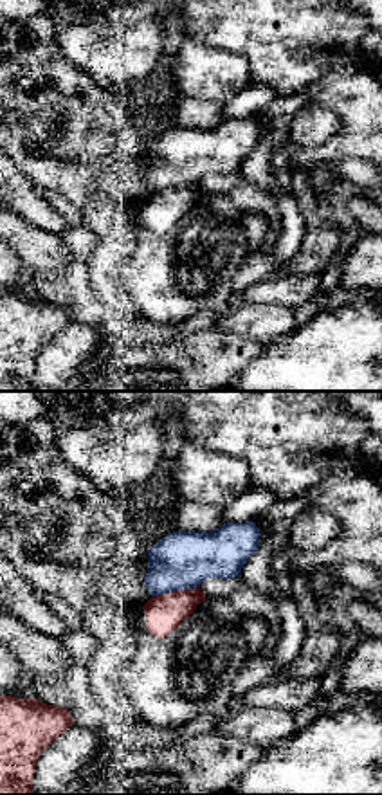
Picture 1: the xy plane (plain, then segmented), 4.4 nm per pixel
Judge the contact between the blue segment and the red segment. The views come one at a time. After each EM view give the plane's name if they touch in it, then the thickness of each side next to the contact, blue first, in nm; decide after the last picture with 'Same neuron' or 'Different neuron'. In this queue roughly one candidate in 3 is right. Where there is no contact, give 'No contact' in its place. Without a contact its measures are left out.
Touches blue in xy. Thickness 260 nm (blue) against 170 nm

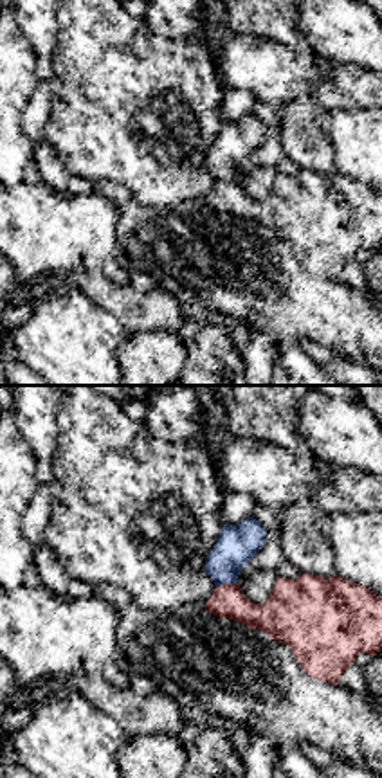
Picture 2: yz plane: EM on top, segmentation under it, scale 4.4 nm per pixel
Touches blue in yz. Thickness 180 nm (blue) against 150 nm

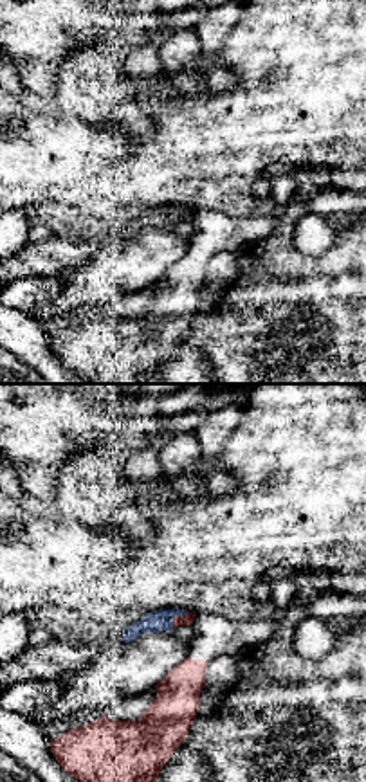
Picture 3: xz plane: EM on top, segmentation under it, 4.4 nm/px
Touches blue in xz. Thickness 100 nm (blue) against 50 nm

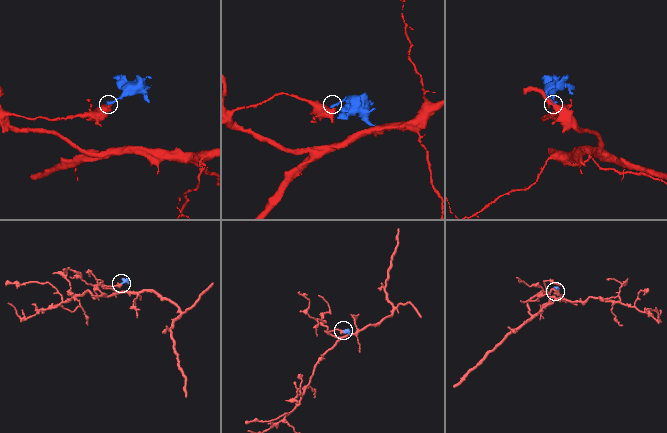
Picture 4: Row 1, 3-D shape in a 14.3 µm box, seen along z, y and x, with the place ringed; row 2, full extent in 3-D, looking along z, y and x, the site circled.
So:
Different neuron

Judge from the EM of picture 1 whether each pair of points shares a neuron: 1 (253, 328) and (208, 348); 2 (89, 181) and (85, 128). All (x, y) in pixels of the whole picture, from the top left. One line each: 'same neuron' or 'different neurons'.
1: different neurons
2: same neuron

